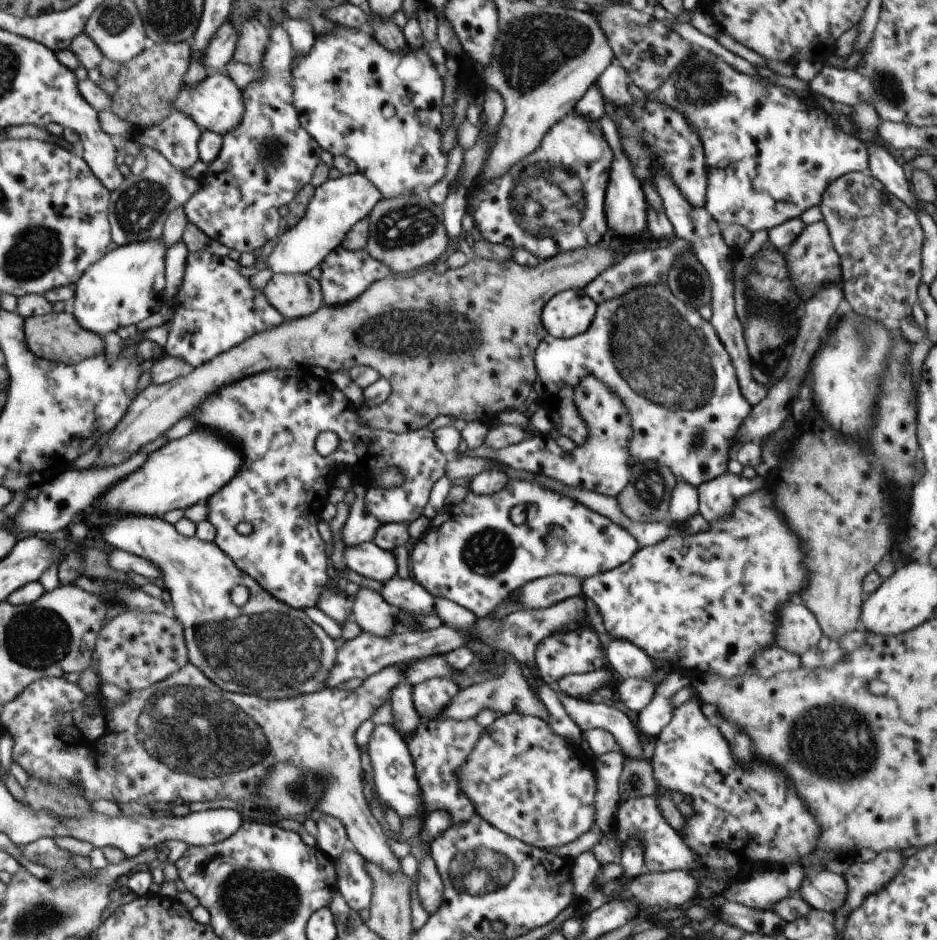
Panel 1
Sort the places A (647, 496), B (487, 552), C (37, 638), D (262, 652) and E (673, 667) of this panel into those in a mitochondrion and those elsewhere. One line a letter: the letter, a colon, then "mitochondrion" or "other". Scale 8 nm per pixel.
A: mitochondrion
B: mitochondrion
C: mitochondrion
D: mitochondrion
E: other

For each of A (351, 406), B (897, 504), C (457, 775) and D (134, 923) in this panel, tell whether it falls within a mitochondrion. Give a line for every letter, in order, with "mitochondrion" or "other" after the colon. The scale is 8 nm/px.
A: other
B: other
C: other
D: other

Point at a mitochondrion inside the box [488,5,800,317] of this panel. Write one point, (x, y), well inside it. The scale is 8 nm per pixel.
(534, 48)

